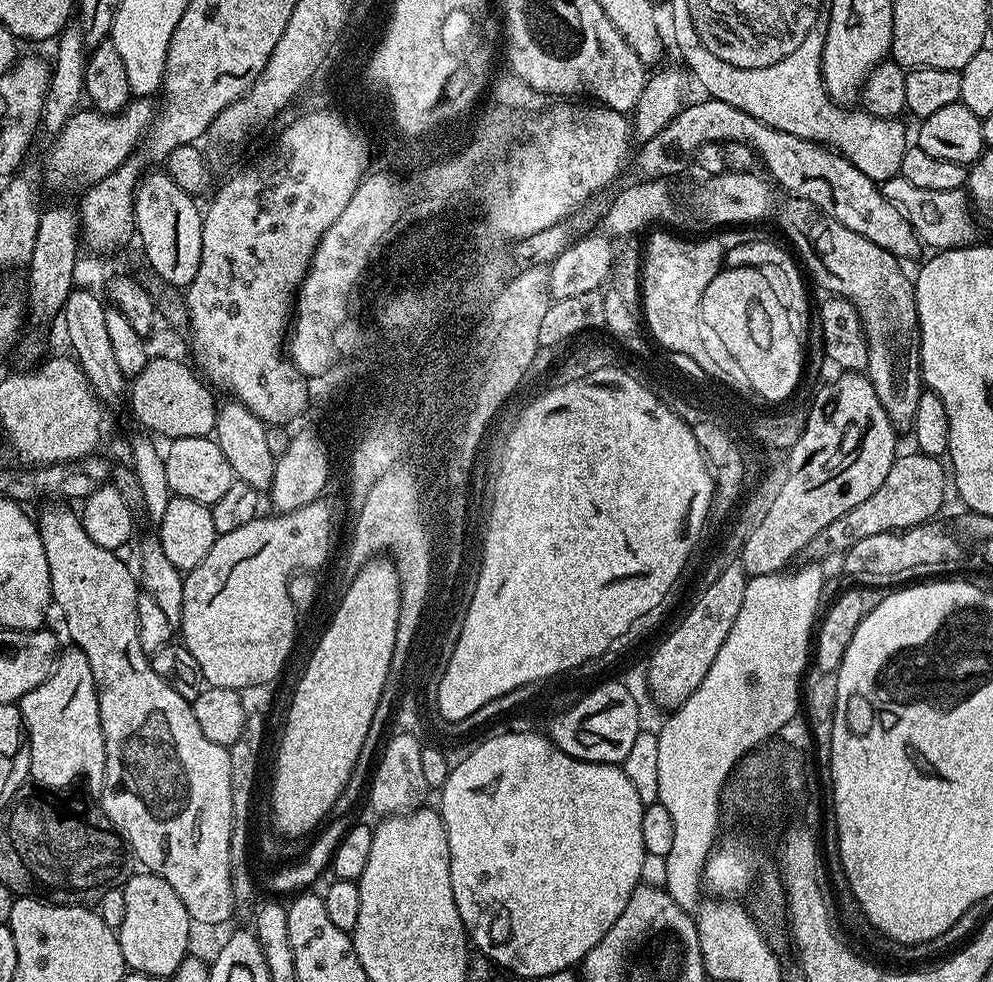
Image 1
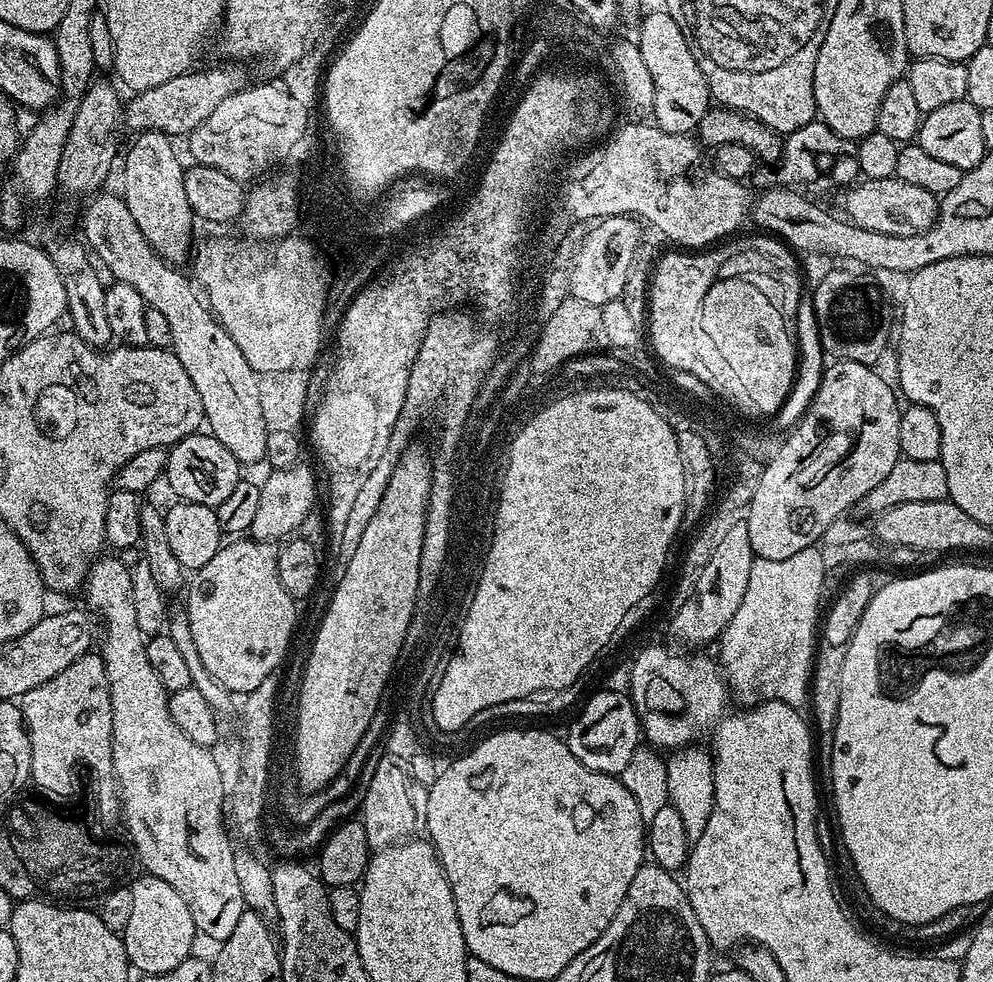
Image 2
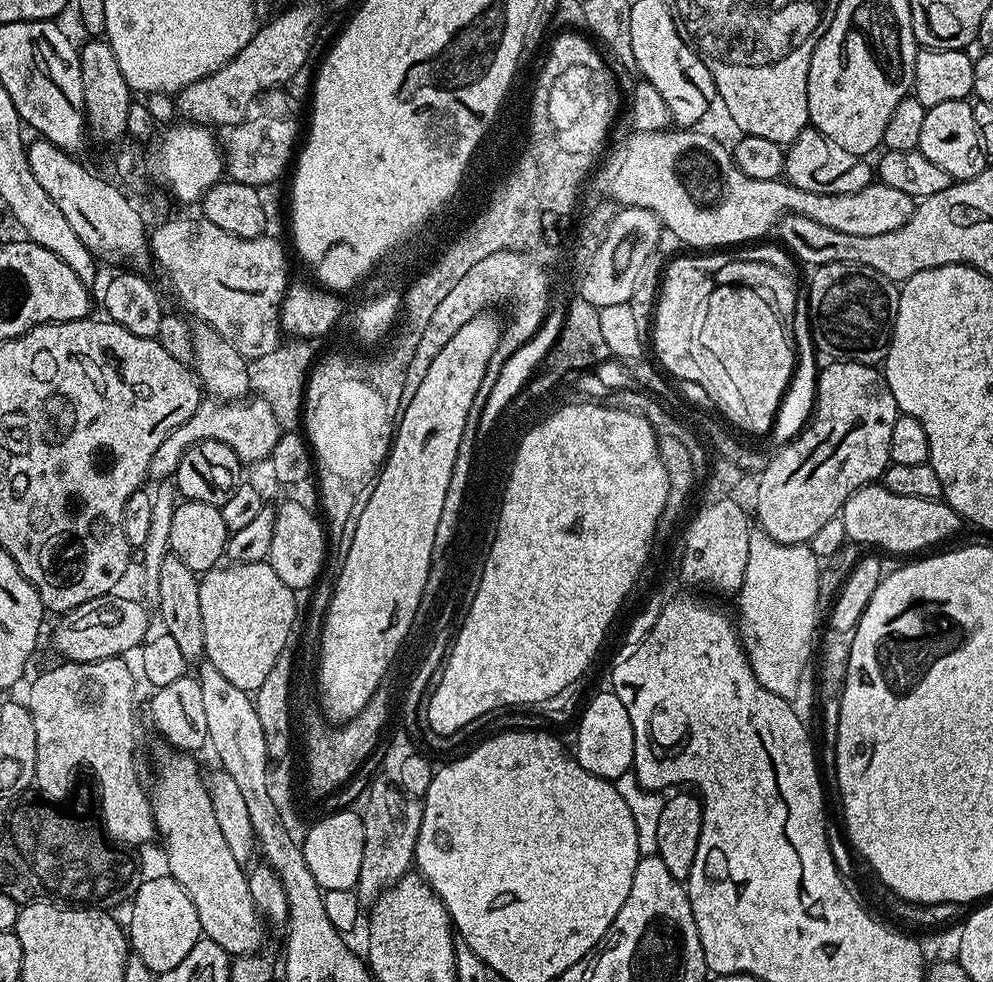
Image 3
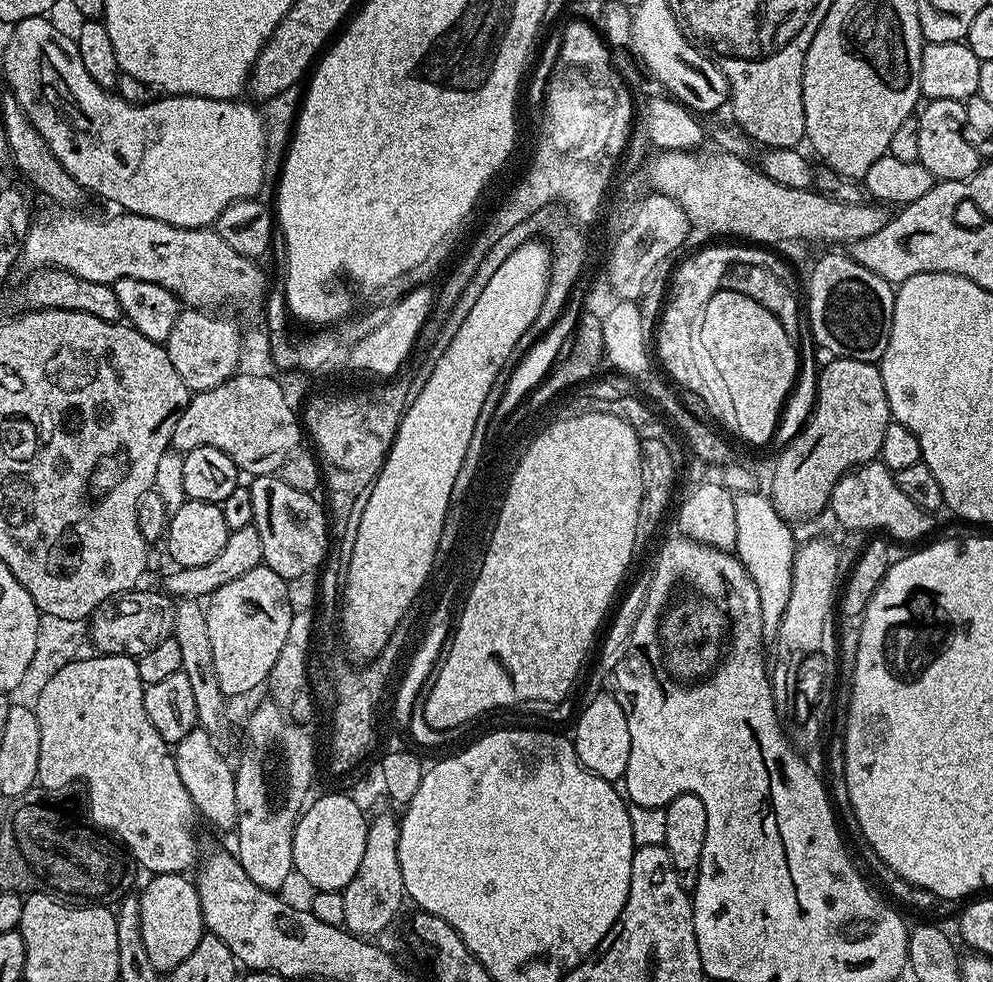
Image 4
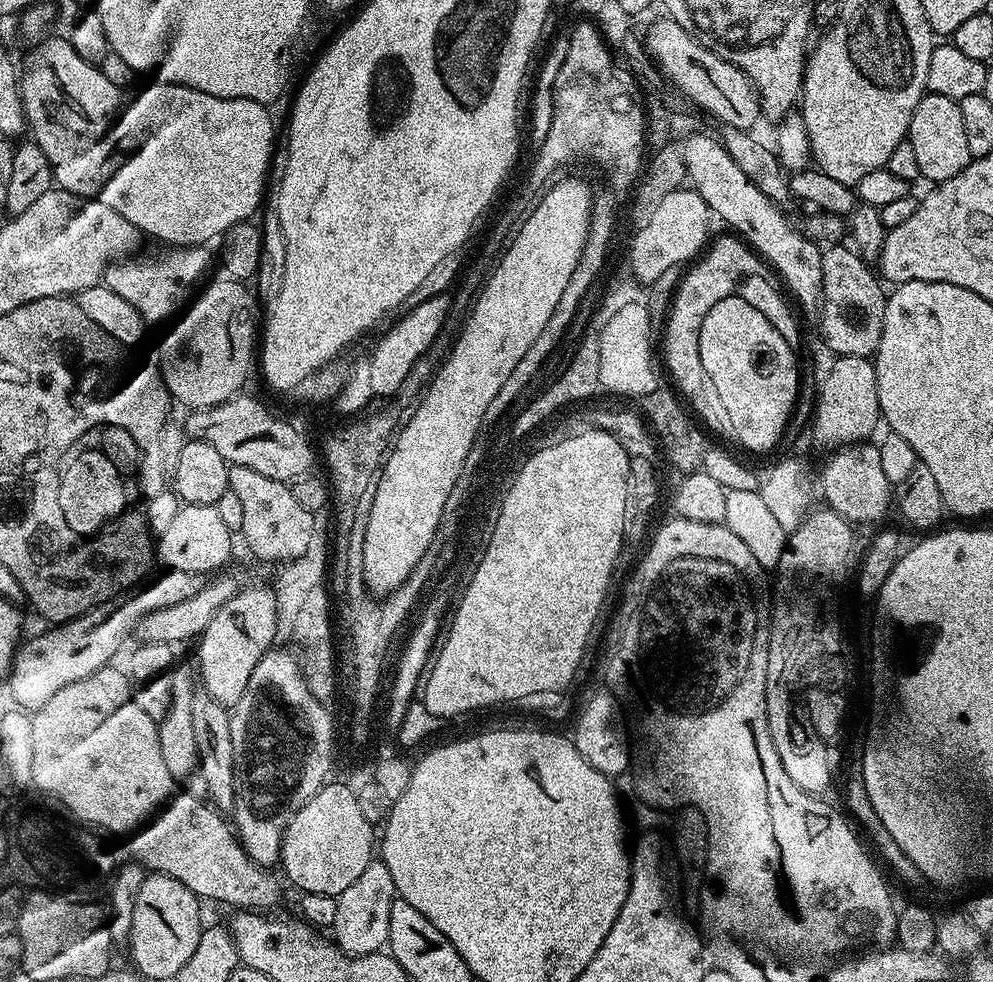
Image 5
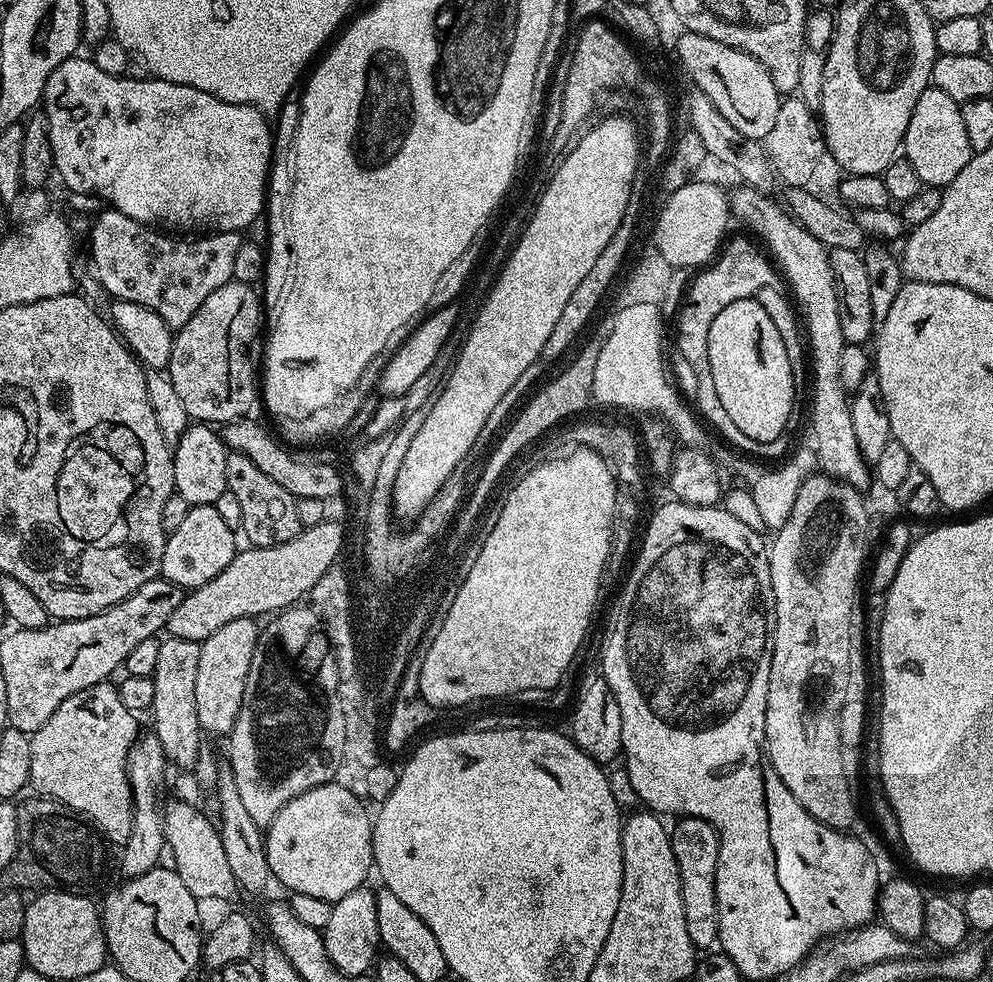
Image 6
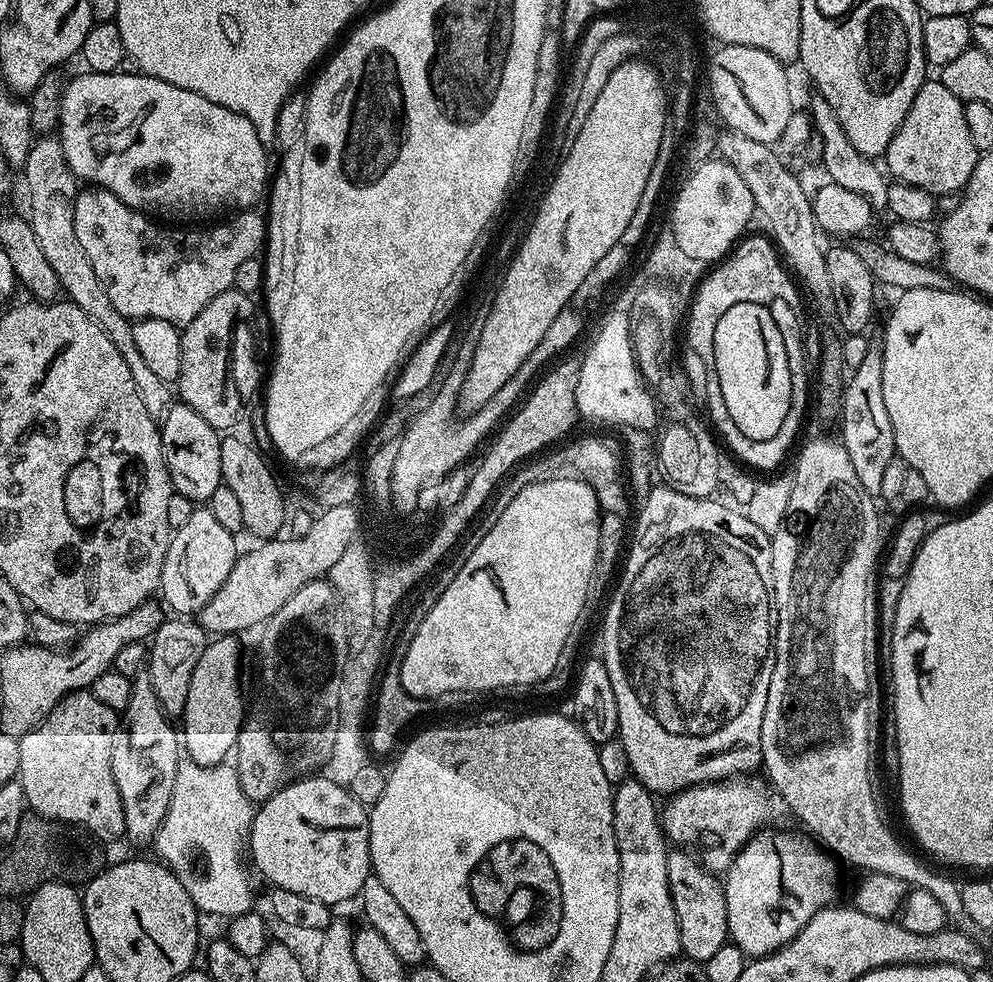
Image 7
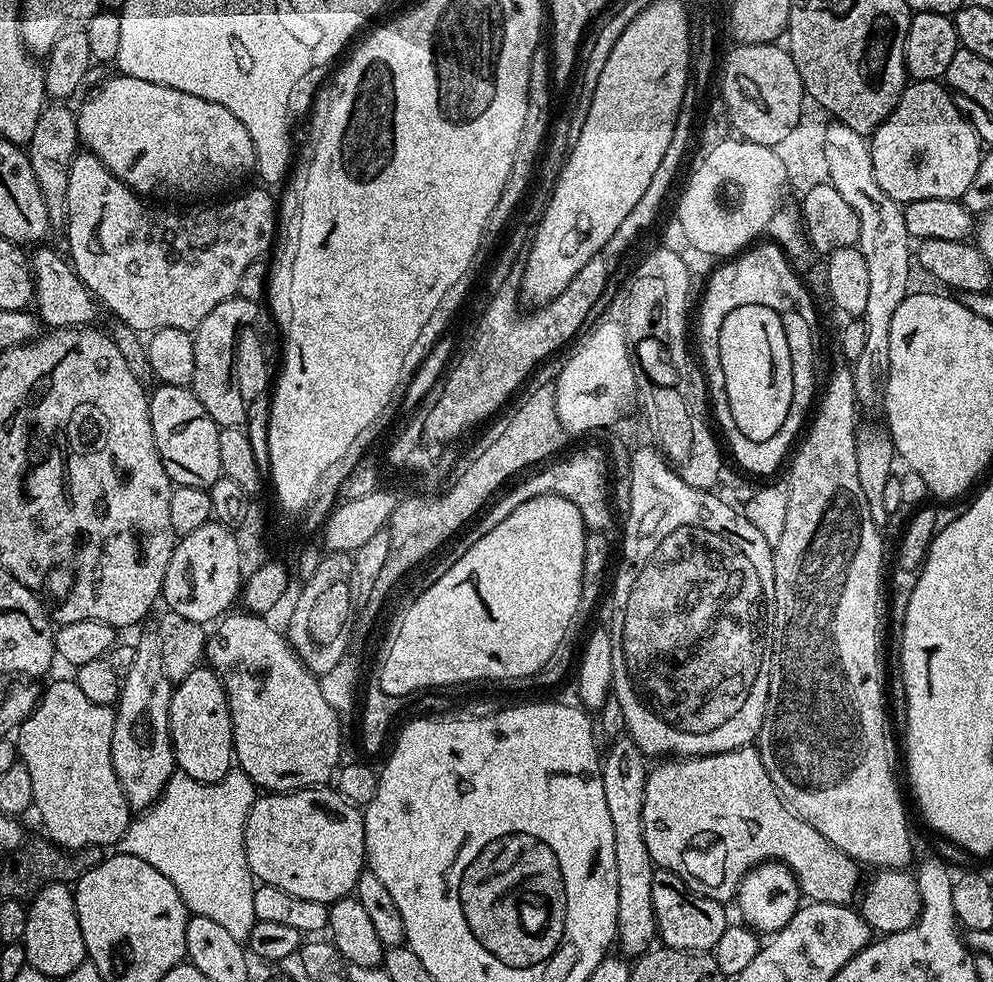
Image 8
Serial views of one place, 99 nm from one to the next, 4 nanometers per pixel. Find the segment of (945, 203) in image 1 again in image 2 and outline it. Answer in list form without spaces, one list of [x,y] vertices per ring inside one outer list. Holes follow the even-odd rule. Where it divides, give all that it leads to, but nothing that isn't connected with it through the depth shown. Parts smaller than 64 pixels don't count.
[[[897,176],[886,178],[864,178],[851,185],[844,196],[844,212],[851,223],[866,230],[874,230],[887,236],[913,236],[922,234],[934,226],[938,211],[938,197],[922,186],[913,186],[911,182],[902,182]]]

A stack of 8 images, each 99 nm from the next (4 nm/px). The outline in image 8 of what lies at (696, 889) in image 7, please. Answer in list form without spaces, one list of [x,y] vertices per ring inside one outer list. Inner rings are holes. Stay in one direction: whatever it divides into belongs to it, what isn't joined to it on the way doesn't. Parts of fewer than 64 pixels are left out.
[[[653,871],[650,898],[654,902],[658,940],[666,948],[711,953],[730,923],[728,912],[724,909],[727,907],[721,901],[698,894],[673,872]]]

